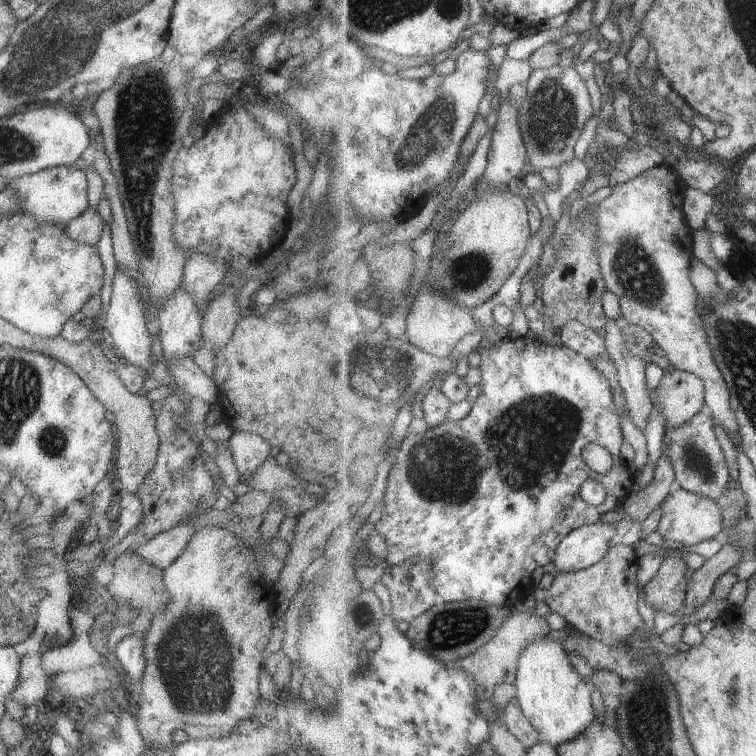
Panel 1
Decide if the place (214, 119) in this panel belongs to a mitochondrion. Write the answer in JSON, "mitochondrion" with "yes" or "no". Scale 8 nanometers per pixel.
{"mitochondrion":"no"}

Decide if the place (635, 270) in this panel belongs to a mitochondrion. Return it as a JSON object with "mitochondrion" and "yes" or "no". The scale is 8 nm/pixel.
{"mitochondrion":"yes"}

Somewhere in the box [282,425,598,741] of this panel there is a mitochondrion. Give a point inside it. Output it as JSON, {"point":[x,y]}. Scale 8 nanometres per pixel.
{"point":[456,627]}

